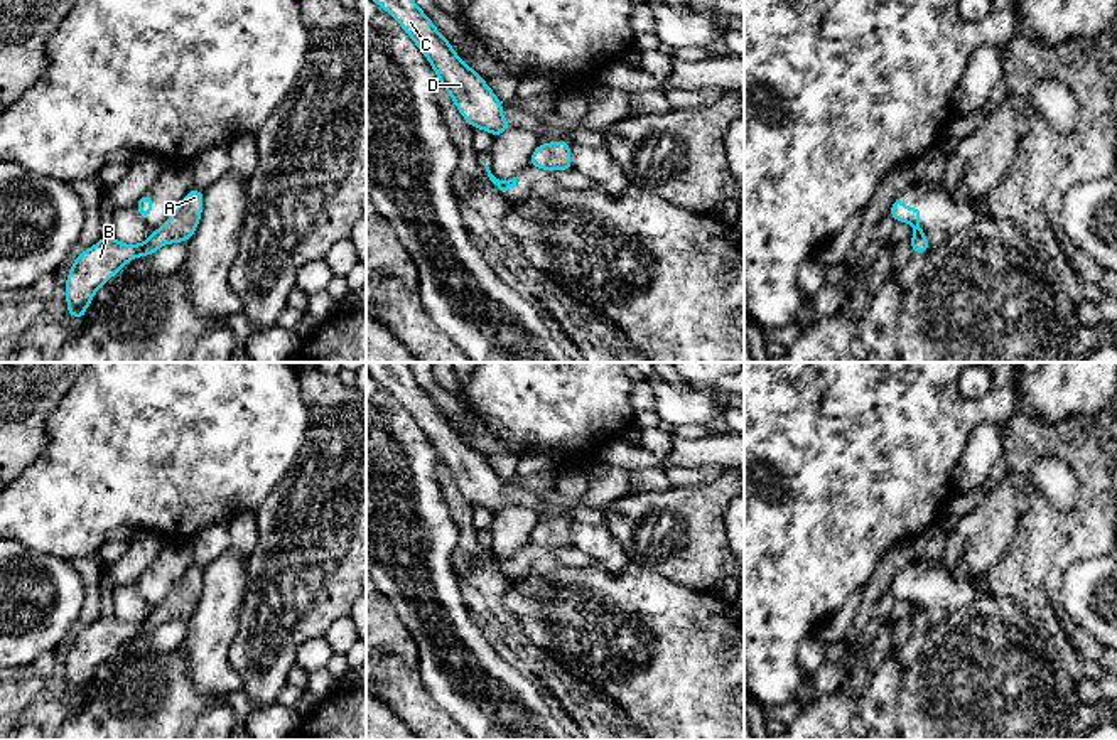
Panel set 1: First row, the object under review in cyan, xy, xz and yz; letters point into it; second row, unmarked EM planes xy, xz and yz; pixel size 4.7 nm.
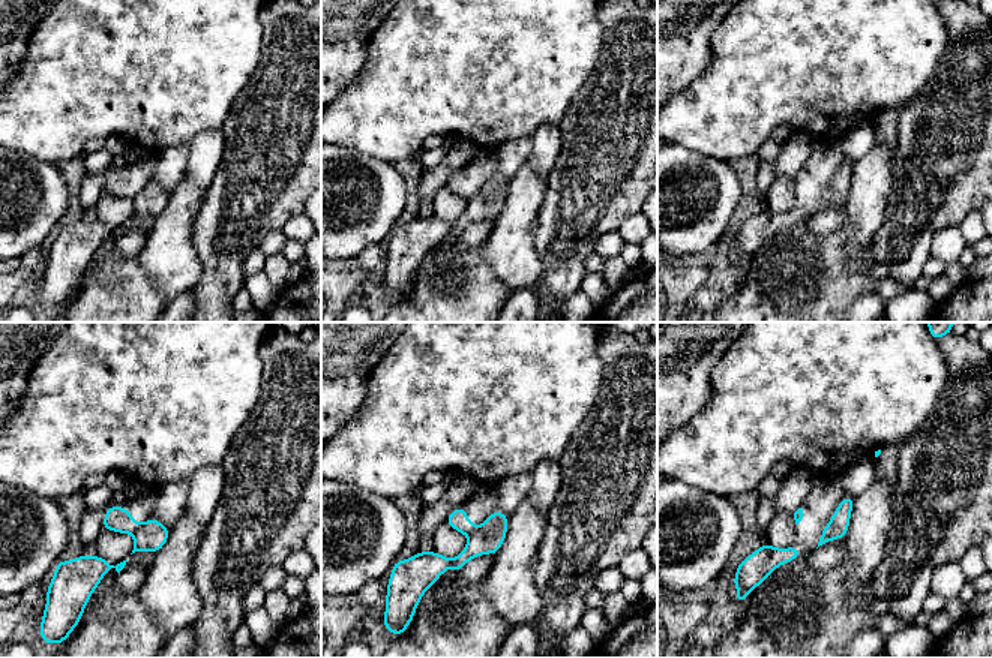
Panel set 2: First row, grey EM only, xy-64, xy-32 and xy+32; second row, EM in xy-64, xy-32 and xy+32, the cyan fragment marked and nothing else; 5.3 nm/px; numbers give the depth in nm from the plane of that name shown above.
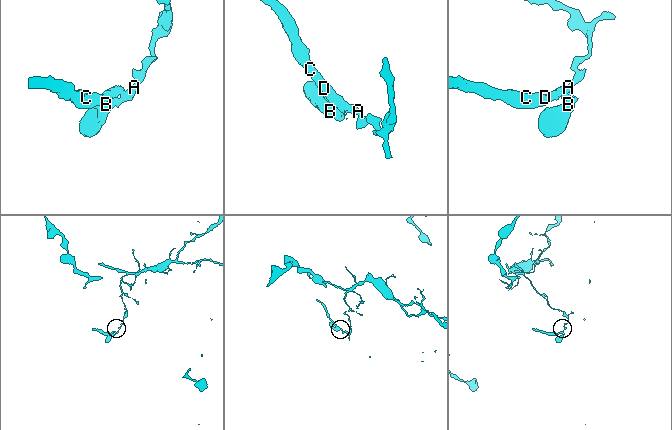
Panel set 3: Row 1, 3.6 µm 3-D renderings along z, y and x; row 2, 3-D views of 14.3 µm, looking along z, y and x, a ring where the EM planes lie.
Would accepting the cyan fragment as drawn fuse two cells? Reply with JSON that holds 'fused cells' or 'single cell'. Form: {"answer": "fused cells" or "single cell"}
{"answer": "fused cells"}

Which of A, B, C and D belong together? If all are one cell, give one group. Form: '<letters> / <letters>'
A / B C D

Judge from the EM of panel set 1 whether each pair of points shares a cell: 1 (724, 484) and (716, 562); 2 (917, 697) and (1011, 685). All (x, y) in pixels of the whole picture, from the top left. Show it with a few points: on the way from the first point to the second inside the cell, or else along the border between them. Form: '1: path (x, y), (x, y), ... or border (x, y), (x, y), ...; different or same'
1: path (712, 503), (712, 543); same
2: path (940, 697), (982, 697), (987, 693); same

